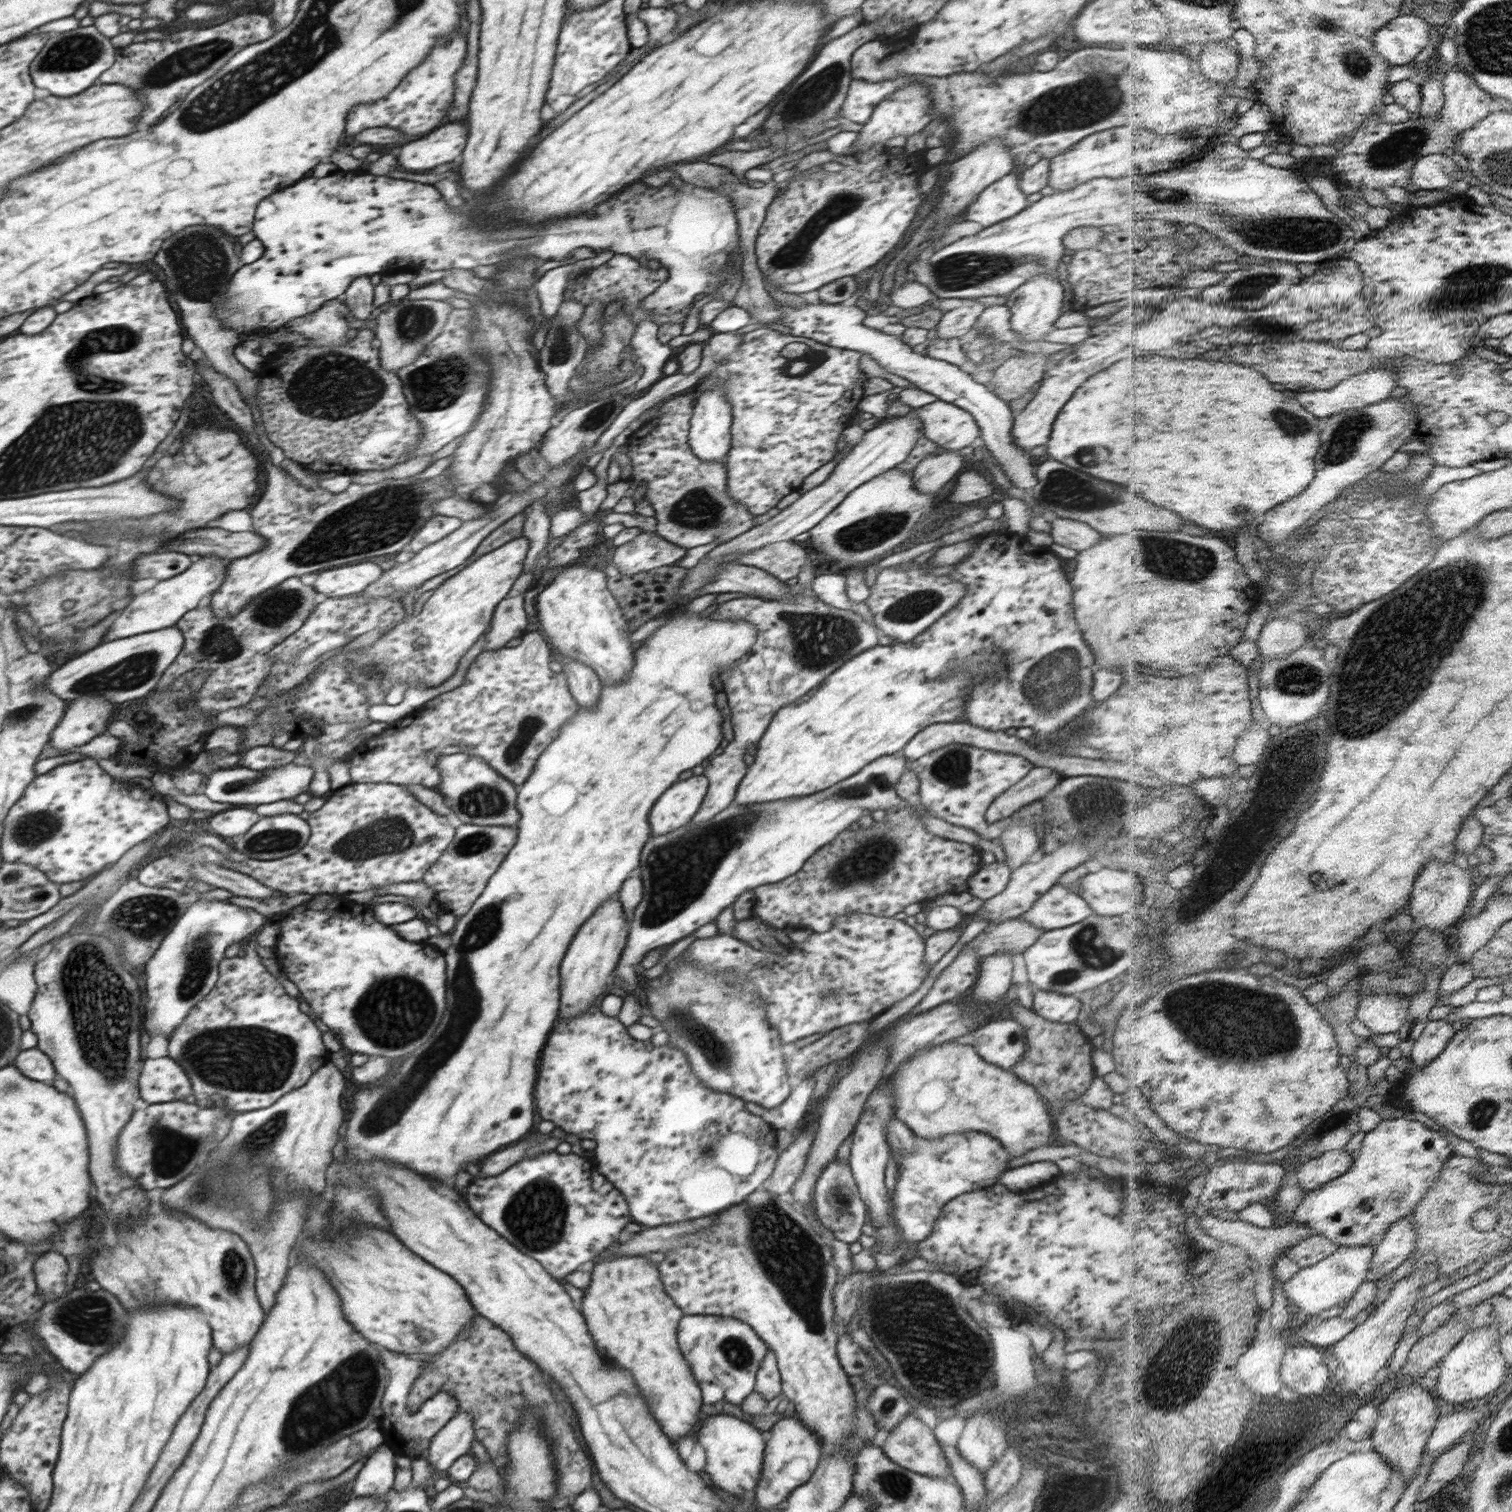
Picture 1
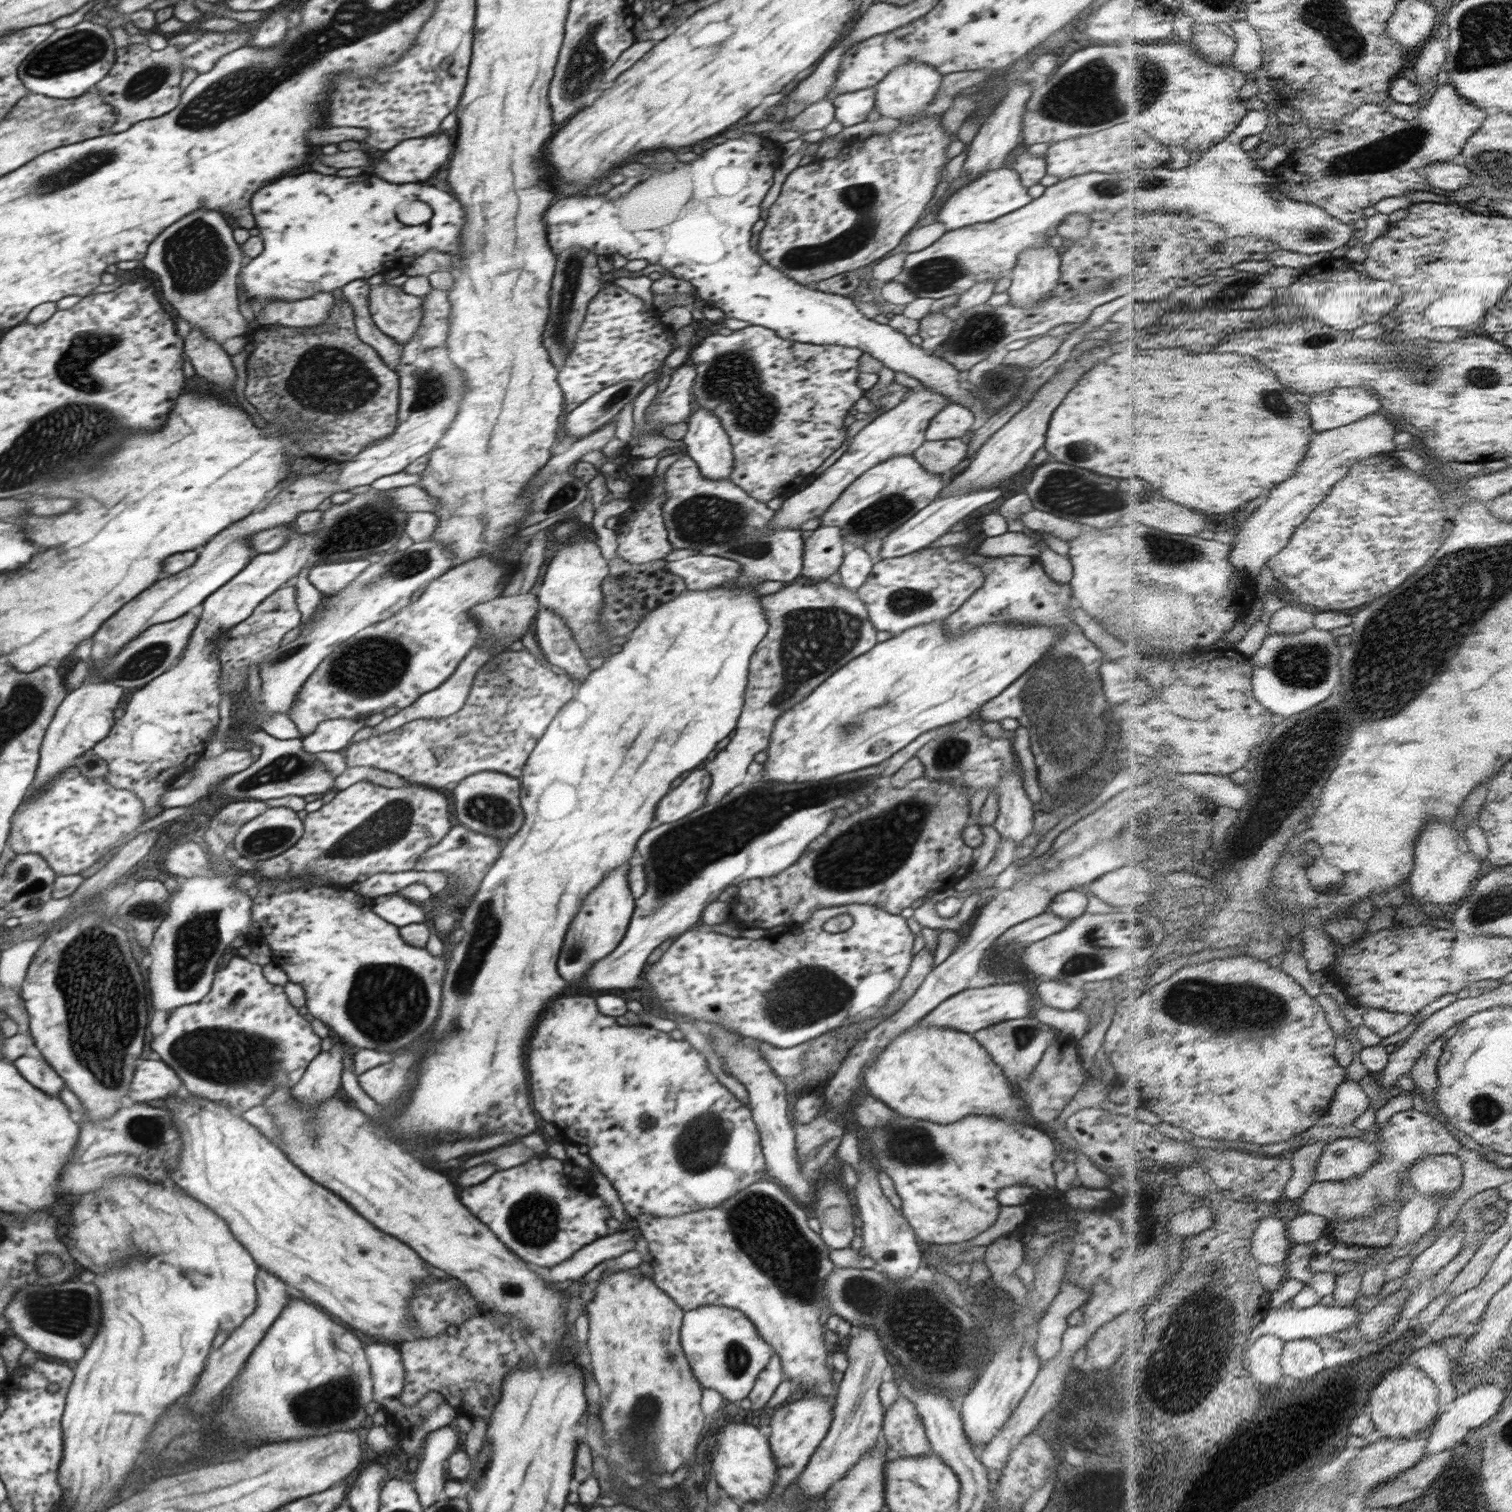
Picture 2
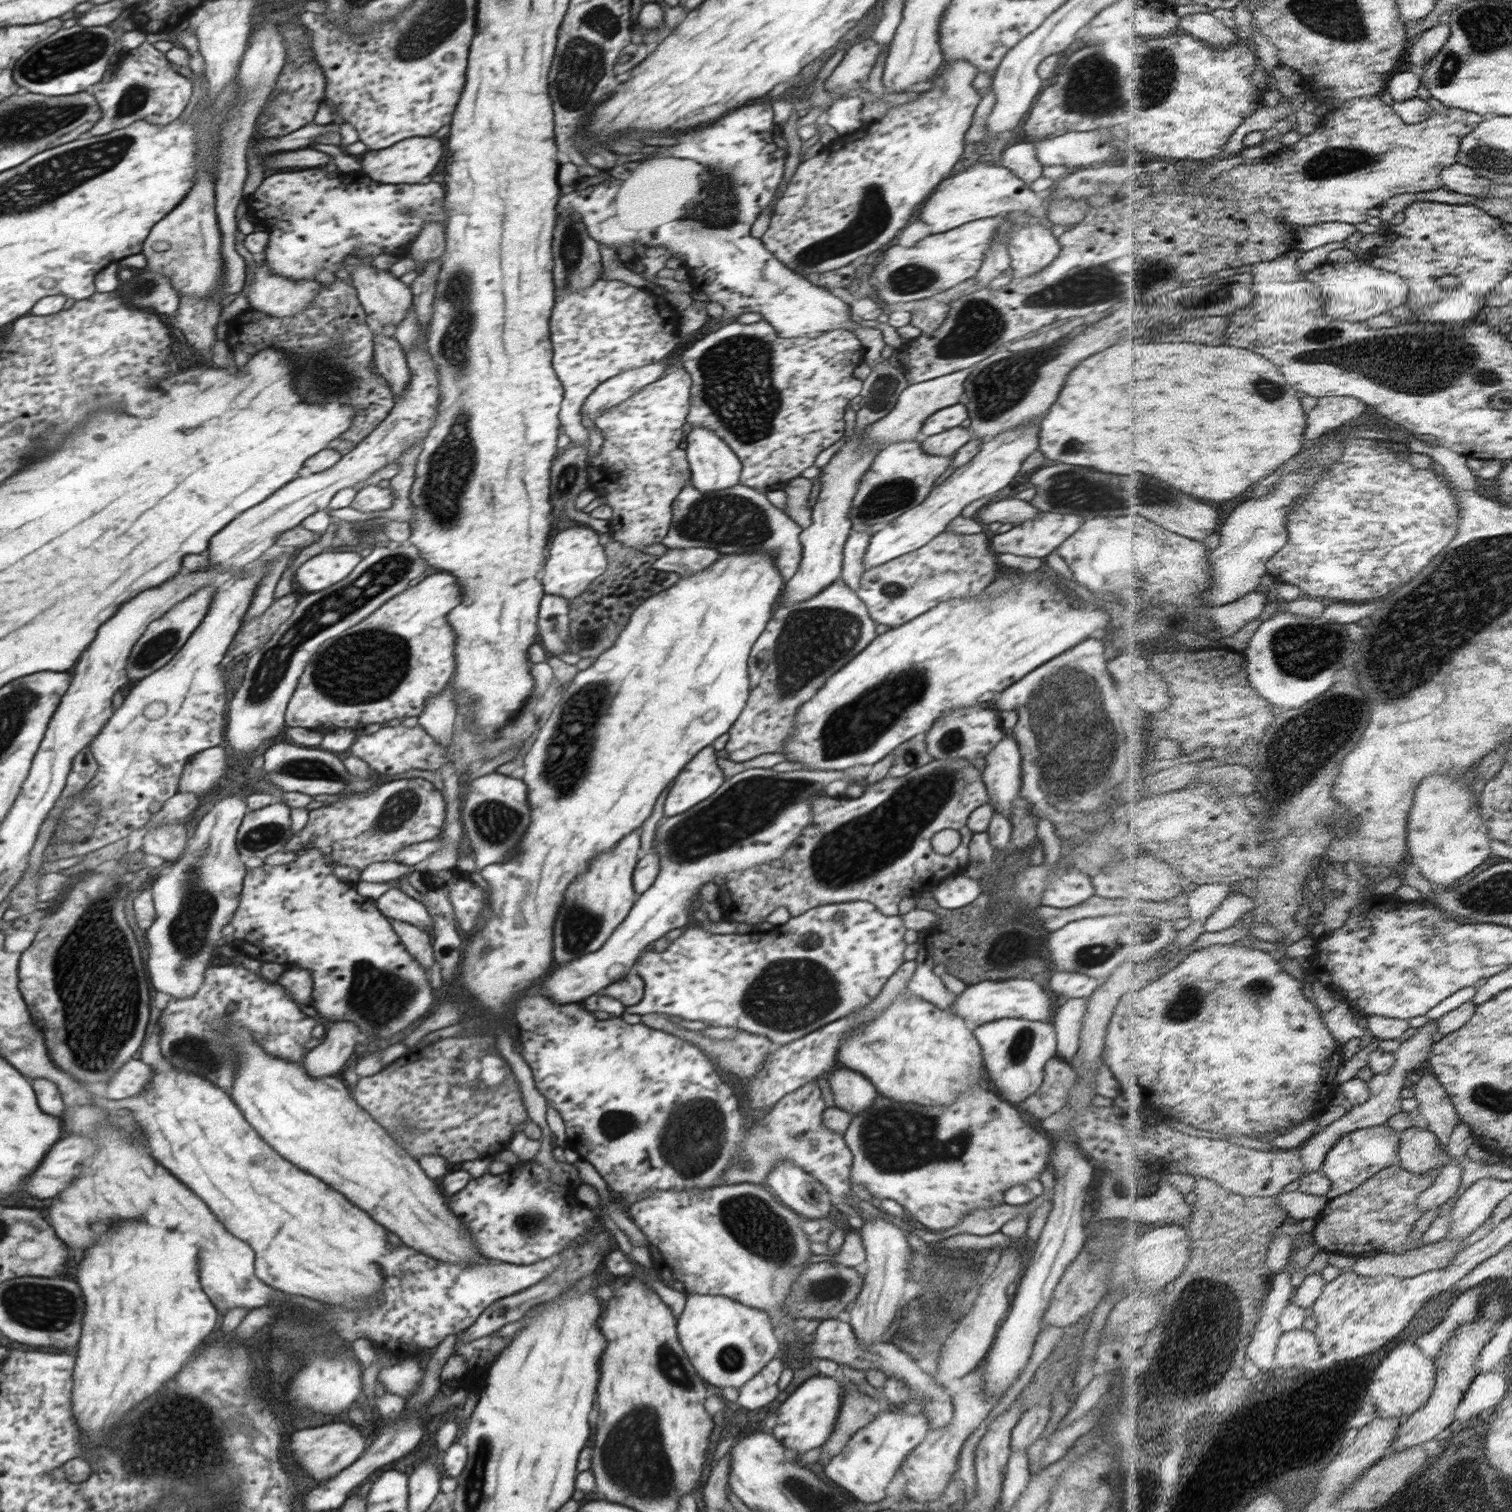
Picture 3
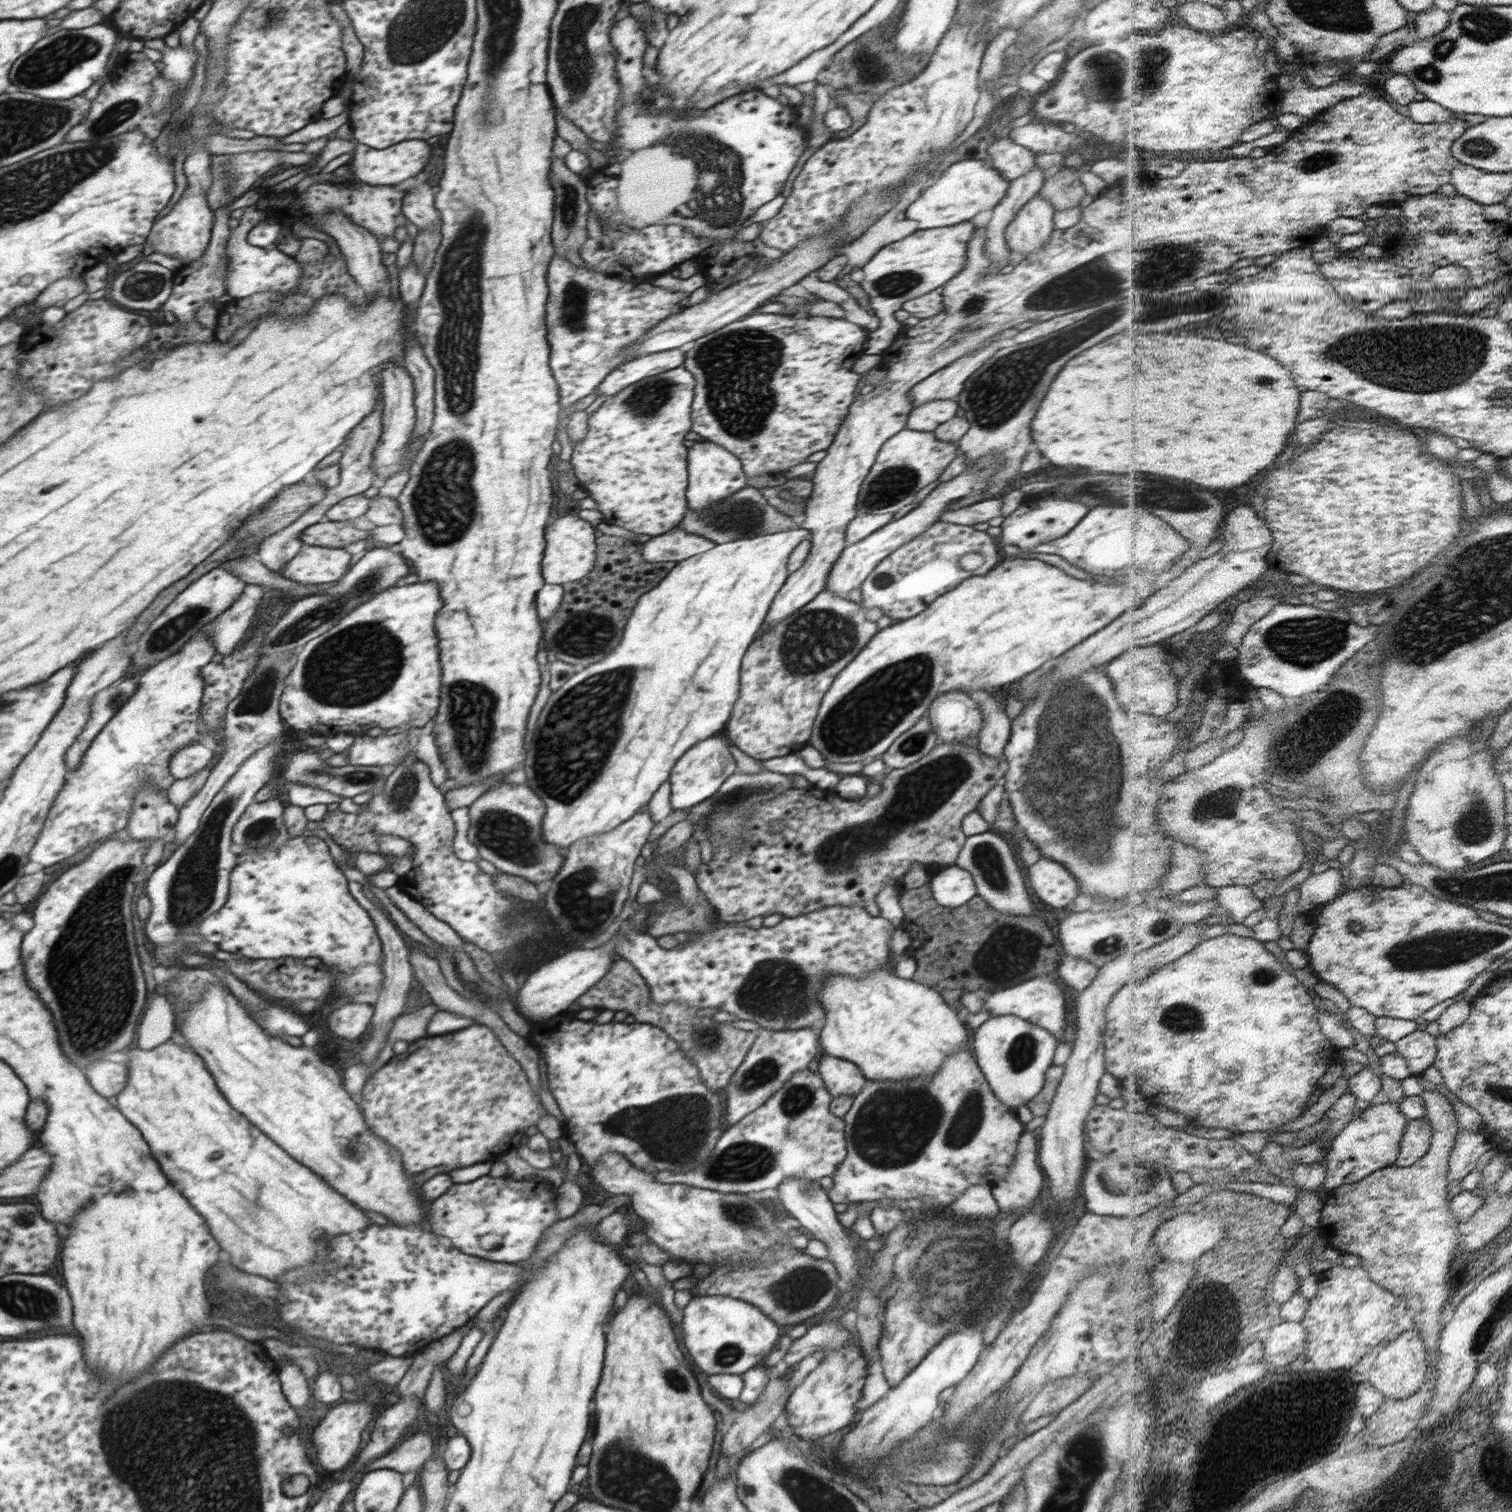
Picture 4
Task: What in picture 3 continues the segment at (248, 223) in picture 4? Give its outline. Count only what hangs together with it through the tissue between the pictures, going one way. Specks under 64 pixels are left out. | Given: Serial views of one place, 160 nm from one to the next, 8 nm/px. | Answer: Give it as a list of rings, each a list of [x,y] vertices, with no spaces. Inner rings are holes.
[[[256,255],[255,261],[253,282],[242,290],[254,311],[266,313],[270,317],[293,317],[306,310],[321,289],[322,284],[315,280],[292,280],[278,276],[269,269],[261,255]]]

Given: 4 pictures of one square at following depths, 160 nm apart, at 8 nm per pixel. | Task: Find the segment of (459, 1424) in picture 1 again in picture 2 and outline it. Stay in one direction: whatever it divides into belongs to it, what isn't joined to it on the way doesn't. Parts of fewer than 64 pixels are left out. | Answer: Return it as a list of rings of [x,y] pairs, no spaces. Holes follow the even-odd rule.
[[[454,1422],[429,1432],[425,1439],[424,1460],[420,1462],[414,1481],[411,1482],[424,1509],[442,1498],[443,1488],[449,1479],[444,1471],[444,1462],[460,1446]]]

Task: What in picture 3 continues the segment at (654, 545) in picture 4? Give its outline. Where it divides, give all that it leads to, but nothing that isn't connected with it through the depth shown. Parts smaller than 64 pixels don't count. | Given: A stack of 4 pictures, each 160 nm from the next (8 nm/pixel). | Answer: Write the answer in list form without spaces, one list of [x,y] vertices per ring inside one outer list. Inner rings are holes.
[[[668,548],[654,561],[656,570],[674,572],[680,576],[692,576],[708,568],[721,554],[713,548]]]

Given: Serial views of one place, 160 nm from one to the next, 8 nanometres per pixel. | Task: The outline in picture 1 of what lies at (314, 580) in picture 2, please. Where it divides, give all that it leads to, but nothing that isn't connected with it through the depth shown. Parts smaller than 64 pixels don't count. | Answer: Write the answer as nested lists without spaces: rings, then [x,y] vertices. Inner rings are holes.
[[[374,562],[344,565],[322,572],[312,586],[320,594],[326,594],[327,598],[355,596],[360,595],[376,579],[380,579],[382,572],[382,568]]]

